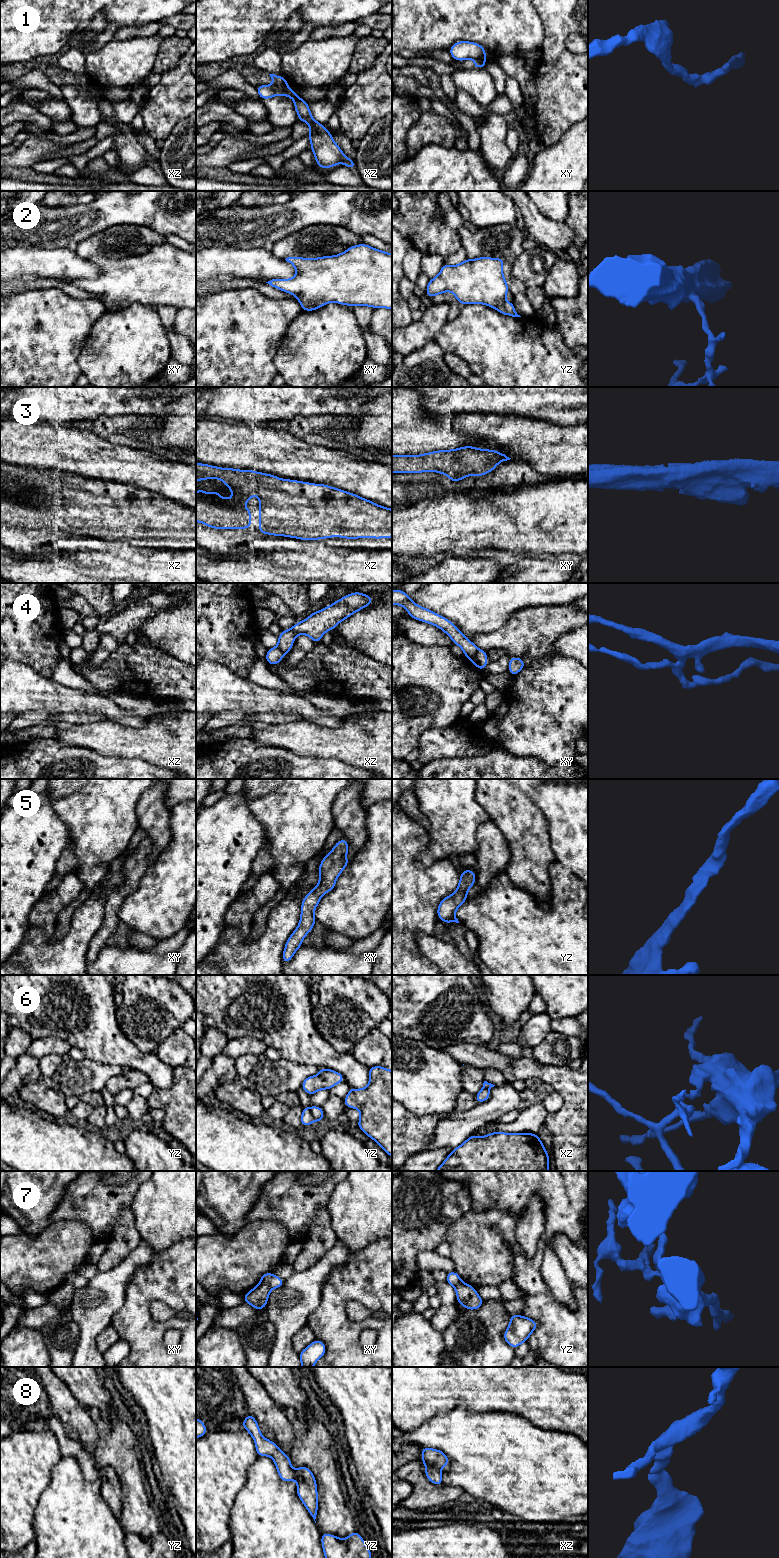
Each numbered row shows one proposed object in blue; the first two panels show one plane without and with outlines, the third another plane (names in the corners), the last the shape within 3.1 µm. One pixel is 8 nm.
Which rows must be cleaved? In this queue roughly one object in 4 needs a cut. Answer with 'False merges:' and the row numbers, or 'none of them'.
False merges: 1, 4, 6, 7

